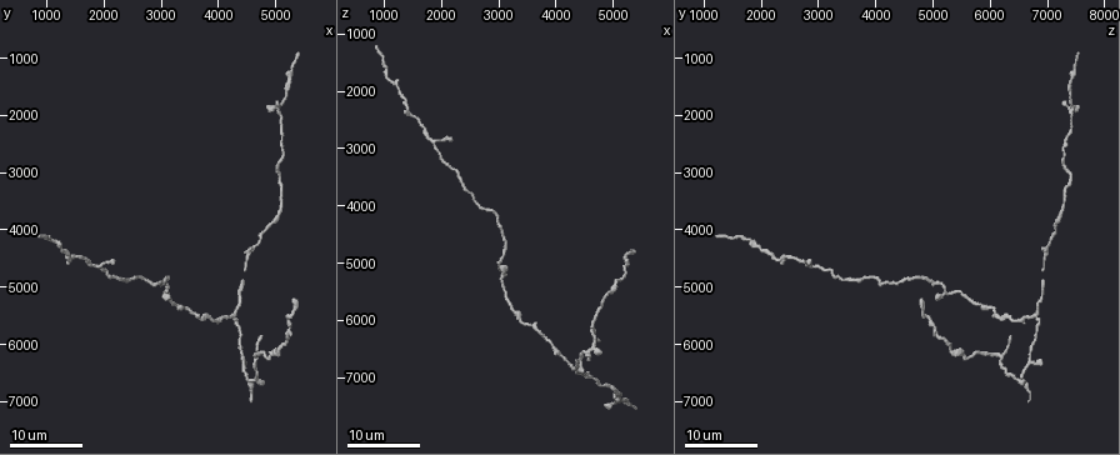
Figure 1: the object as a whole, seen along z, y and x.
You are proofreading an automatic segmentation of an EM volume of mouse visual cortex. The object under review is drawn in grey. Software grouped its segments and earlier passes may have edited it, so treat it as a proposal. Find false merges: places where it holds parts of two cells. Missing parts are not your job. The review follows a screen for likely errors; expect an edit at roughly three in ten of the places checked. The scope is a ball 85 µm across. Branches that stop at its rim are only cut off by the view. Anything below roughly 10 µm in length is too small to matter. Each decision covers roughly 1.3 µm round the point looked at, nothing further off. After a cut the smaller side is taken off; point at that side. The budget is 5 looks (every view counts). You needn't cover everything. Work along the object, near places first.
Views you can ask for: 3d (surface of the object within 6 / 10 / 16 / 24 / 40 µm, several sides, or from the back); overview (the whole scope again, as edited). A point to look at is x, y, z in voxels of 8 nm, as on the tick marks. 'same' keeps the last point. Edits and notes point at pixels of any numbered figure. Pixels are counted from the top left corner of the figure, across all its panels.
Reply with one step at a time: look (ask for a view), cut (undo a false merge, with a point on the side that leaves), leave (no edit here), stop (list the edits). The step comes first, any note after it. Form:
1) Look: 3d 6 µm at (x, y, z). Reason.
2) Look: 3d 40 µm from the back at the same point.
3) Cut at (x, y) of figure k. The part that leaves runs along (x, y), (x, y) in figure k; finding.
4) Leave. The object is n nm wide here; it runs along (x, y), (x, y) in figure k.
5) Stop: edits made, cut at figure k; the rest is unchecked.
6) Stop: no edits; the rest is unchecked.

Look: 3d 24 µm at (4900, 6250, 5500). Thick turns thin.

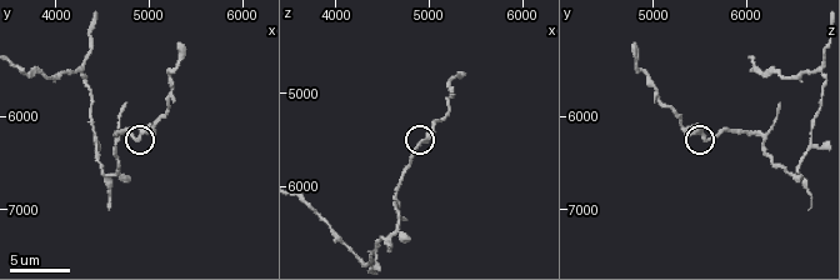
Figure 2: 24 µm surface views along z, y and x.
Look: 3d 6 µm at (4900, 6250, 5550).

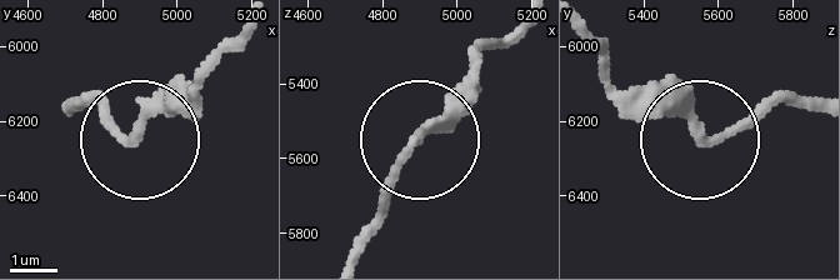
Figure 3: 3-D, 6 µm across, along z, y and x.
Leave. The object is 200 nm wide here; it runs along (351, 248), (486, 49) in figure 3; one cell here.

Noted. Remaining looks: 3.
Look: 3d 10 µm at (4250, 5500, 6800). Arms part here.

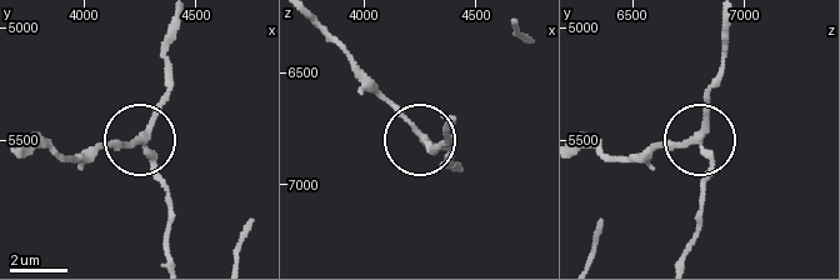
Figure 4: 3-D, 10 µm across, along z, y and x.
Look: 3d 6 µm at (4280, 5500, 6800).

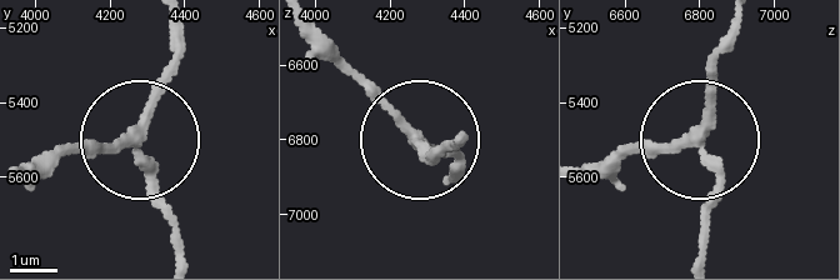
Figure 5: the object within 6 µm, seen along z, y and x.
Leave. The object is 220 nm wide here; all the same cell.

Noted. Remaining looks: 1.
Stop: no edits; the rest is unchecked.

